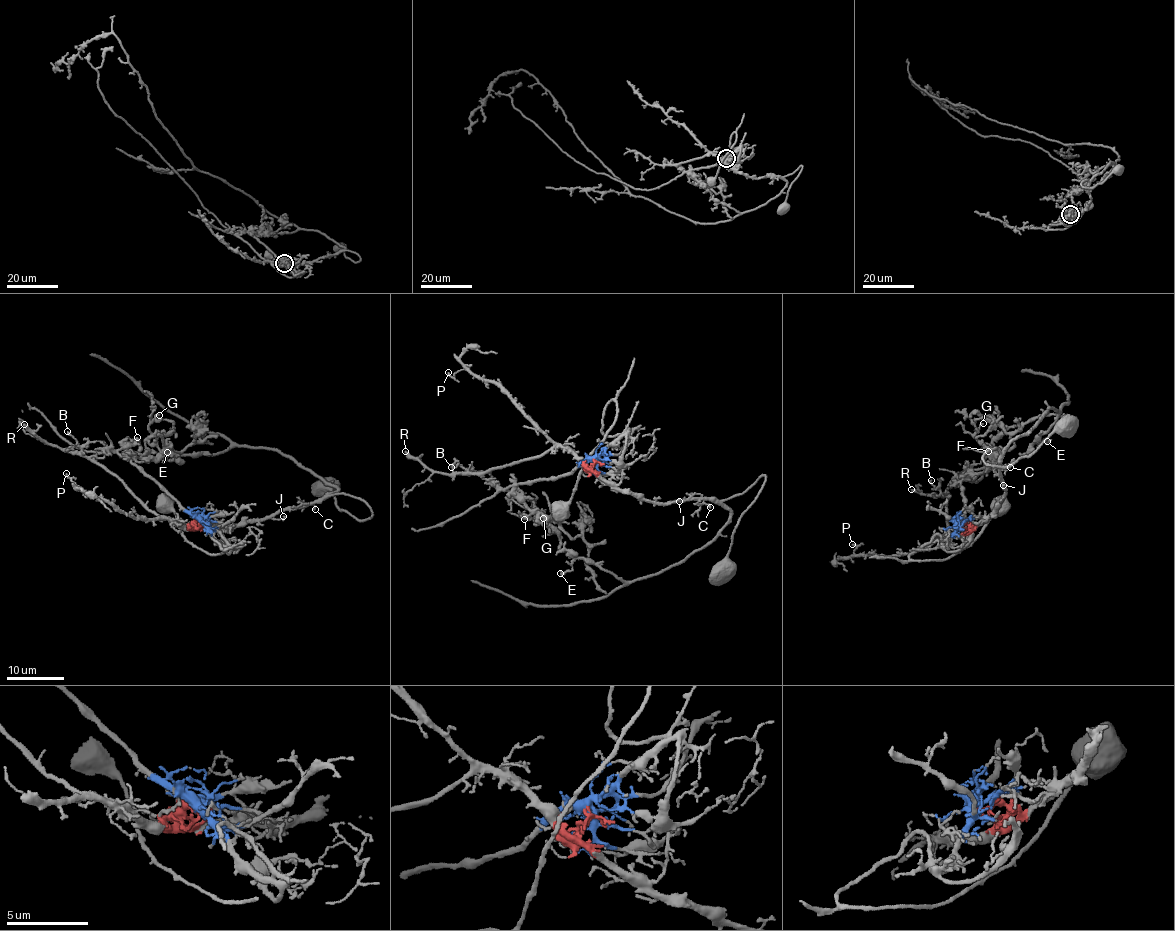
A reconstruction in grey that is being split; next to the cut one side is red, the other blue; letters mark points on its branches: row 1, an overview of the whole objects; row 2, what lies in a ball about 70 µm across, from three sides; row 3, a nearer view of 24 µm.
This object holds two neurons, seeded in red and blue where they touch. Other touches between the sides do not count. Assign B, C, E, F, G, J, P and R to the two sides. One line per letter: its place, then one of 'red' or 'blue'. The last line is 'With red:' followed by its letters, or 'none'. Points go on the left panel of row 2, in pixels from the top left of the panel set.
B: (67, 431) | red
C: (315, 509) | red
E: (167, 452) | red
F: (137, 437) | blue
G: (159, 415) | blue
J: (283, 516) | red
P: (66, 473) | red
R: (24, 424) | red
With red: B, C, E, J, P, R

